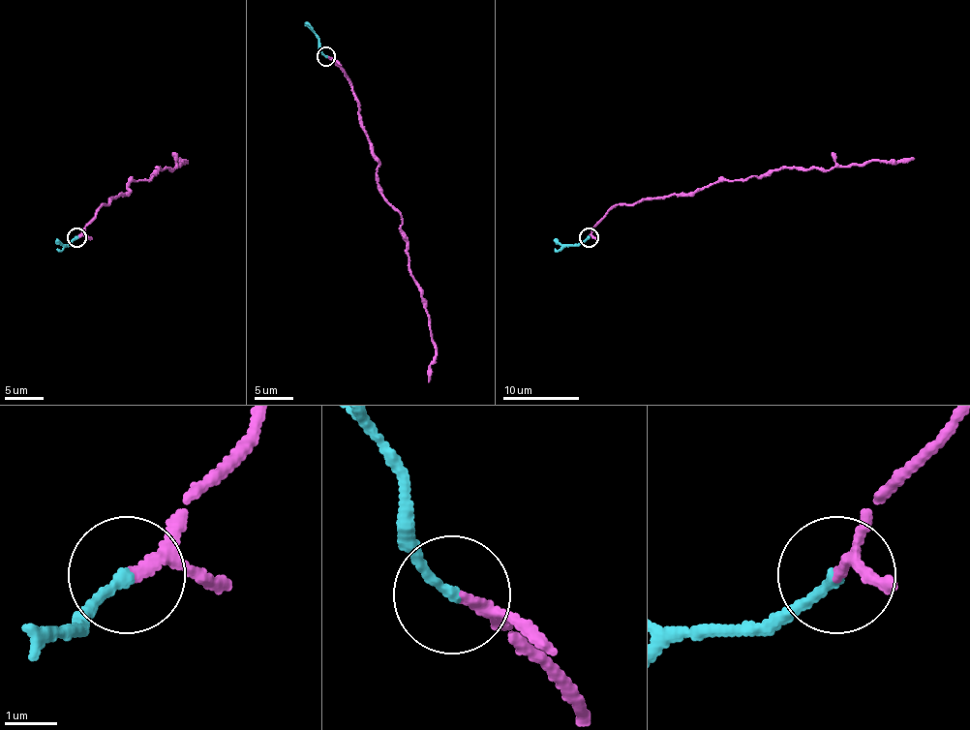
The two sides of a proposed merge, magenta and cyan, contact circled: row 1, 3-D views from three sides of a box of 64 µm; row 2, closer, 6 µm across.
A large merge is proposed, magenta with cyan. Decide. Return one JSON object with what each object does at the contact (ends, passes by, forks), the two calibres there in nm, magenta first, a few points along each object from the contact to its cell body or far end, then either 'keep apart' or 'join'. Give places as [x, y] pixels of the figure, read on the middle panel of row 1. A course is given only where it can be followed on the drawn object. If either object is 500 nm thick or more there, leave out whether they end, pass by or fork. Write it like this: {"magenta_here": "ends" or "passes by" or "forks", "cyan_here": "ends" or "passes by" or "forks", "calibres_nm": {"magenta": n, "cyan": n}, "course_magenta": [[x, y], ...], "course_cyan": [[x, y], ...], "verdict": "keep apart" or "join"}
{"magenta_here": "passes by", "cyan_here": "ends", "calibres_nm": {"magenta": 160, "cyan": 200}, "course_magenta": [[325, 57], [352, 85], [378, 164], [378, 191], [402, 220], [408, 269], [435, 346], [429, 382]], "course_cyan": [[325, 57], [318, 36], [306, 22]], "verdict": "keep apart"}

